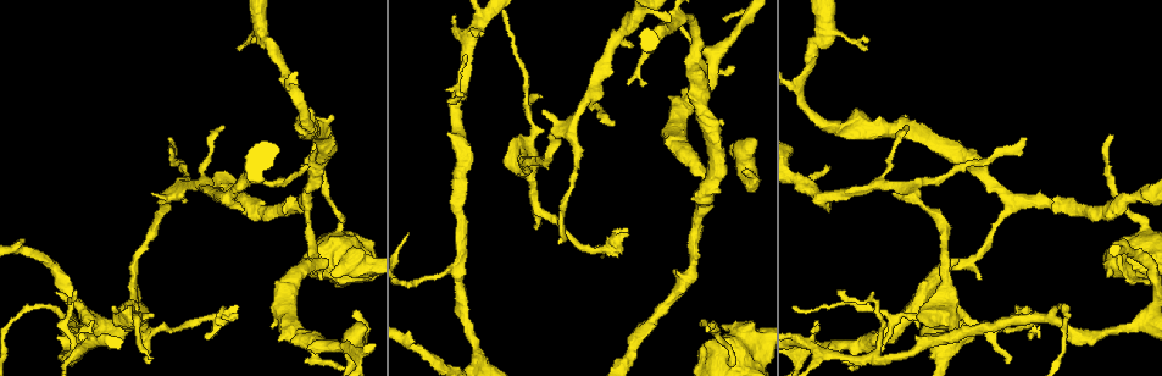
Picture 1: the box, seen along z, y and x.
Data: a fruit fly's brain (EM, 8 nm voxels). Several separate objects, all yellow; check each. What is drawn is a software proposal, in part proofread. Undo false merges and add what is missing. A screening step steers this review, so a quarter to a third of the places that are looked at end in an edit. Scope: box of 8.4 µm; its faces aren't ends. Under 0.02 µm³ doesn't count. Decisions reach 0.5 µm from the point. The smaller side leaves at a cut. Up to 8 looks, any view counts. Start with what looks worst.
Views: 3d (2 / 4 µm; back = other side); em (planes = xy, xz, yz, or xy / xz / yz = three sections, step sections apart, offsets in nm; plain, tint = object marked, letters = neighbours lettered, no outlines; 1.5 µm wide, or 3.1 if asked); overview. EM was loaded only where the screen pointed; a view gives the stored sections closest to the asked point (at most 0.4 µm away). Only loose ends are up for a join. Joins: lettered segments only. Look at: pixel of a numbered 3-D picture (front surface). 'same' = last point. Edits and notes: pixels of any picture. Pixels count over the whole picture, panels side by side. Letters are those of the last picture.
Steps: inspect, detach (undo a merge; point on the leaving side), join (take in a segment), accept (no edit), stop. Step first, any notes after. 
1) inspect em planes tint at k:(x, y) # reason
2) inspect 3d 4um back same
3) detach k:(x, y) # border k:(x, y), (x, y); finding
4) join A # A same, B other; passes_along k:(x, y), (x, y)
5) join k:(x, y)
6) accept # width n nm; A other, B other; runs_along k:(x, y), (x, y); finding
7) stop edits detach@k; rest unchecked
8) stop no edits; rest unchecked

inspect em planes letters at 1:(741, 172) # branch stops here

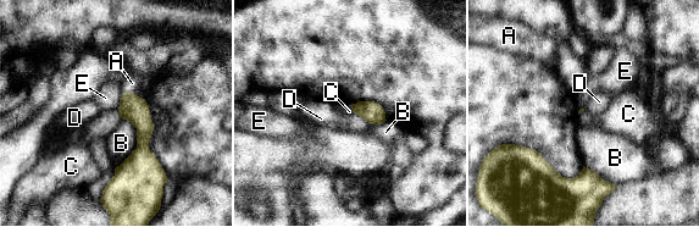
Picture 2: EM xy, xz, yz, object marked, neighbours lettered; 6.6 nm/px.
join A # A same, B other, C other, D other, E other; it goes on there

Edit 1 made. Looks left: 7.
inspect em planes letters at 1:(1005, 363) # free end

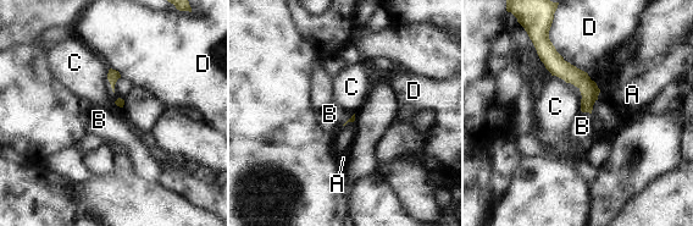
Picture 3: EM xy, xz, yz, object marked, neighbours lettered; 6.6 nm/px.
accept # A other, B other, C other, D other; runs_along 3:(542, 49), (588, 91), (588, 109); no lettered segment goes on from it

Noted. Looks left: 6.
inspect 3d 2um back at 1:(1016, 306) # thin end

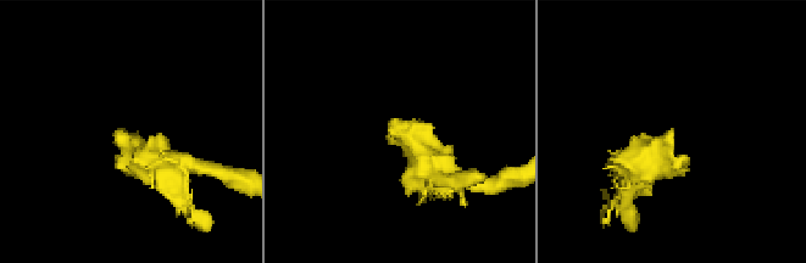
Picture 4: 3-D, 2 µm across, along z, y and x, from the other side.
inspect em xy step 4 tint at 4:(117, 132) # shape alone is not enough

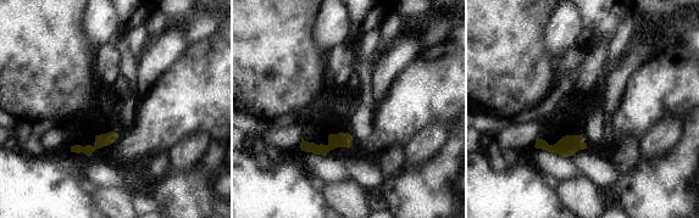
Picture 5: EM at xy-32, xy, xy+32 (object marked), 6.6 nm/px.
inspect em xz step 4 letters same

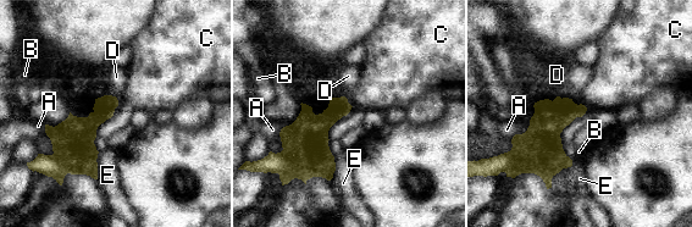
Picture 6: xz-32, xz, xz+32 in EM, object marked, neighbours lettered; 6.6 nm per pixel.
accept # A other, B other, C other, D other, E other; border 6:(111, 94), (116, 98); no lettered segment goes on from it

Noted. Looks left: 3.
stop edits join@2; rest unchecked

